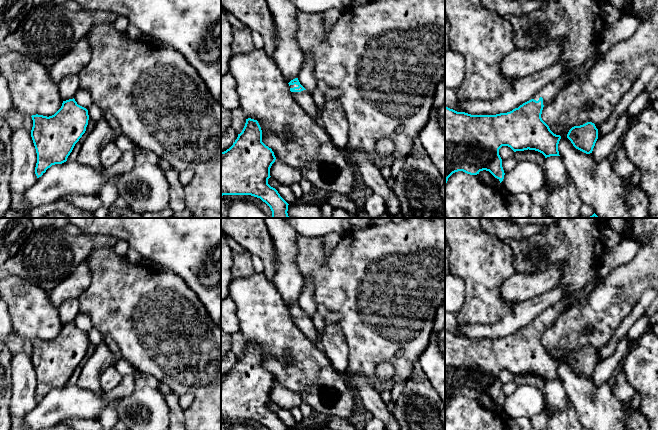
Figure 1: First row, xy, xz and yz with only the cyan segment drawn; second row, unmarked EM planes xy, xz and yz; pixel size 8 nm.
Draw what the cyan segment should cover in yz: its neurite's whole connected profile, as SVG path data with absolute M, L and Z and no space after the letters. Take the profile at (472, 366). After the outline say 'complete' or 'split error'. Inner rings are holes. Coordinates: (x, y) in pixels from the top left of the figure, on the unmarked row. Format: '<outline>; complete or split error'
M597 273L595 279L588 282L584 288L548 307L531 324L510 336L496 339L471 339L445 330L445 409L455 396L463 395L470 399L477 399L483 394L489 395L501 407L505 399L499 379L499 373L502 370L508 370L514 376L535 374L542 377L545 382L560 380L558 368L561 360L554 358L542 344L543 331L551 328L559 315L574 302L585 299L601 278Z; split error

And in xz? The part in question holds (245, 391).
M246 343L245 350L233 369L221 376L221 420L223 419L251 419L260 422L268 430L288 430L289 428L280 420L278 415L268 408L270 392L276 381L271 372L262 366L262 354L257 344Z; complete

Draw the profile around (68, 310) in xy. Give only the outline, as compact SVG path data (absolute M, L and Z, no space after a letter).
M72 298L64 301L59 307L59 318L62 325L73 323L79 313L78 298Z

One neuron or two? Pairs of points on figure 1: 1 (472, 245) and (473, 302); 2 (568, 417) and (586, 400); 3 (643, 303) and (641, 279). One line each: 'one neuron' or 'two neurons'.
1: one neuron
2: two neurons
3: two neurons

